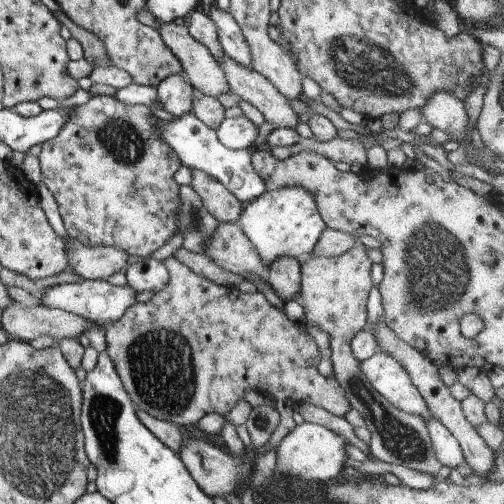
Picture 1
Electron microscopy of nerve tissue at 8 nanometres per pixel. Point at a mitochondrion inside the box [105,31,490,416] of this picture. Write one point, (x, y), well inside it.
(434, 265)

